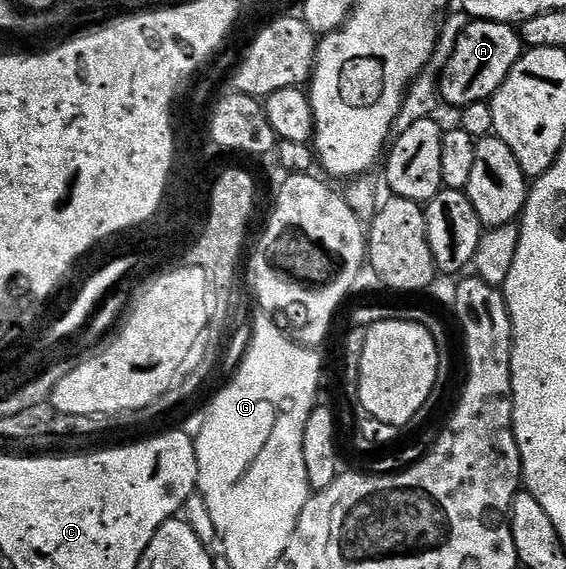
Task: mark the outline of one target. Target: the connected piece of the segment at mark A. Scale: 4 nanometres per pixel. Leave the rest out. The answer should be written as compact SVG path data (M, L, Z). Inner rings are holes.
M477 20L471 21L469 25L467 30L465 27L459 33L454 51L439 73L439 97L445 105L447 102L455 108L493 98L500 84L504 84L508 72L512 72L512 68L524 53L519 31L513 25Z

